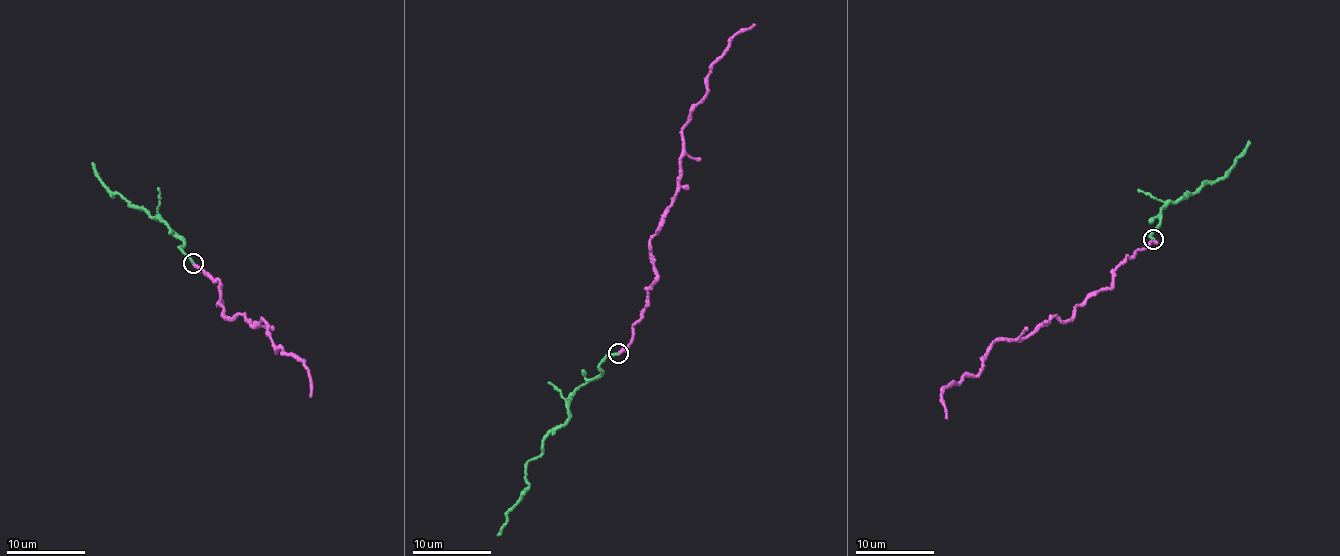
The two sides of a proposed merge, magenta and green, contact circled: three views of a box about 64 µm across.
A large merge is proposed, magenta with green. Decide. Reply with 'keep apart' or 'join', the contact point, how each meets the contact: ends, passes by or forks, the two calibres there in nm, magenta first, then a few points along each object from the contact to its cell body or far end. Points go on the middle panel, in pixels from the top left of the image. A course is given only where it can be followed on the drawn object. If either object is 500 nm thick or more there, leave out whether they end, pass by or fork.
join | (618, 353) | magenta ends | green ends | 320/200 nm | magenta via (617, 354), (630, 343), (657, 280), (649, 246), (682, 175), (685, 126), (703, 99), (713, 61), (753, 24) | green via (617, 354), (602, 361), (597, 376), (576, 391), (568, 419), (526, 464), (525, 487), (496, 535)

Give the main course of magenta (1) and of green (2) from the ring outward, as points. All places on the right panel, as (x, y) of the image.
1: (1153, 239), (1065, 321), (993, 343), (983, 370), (943, 389), (946, 419)
2: (1153, 239), (1152, 233), (1162, 207), (1193, 193), (1201, 184), (1212, 184), (1224, 177), (1248, 142)

